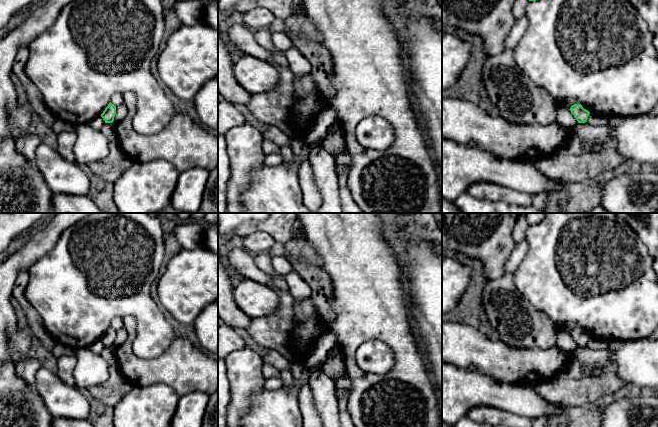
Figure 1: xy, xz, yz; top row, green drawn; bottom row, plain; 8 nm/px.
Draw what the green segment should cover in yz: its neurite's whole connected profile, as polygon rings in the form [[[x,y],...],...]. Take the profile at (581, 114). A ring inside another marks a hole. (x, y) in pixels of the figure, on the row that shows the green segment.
[[[574,104],[569,109],[571,113],[574,115],[578,123],[587,122],[588,116],[590,112],[582,107],[581,104]]]

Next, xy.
[[[110,102],[101,114],[101,117],[103,118],[105,123],[112,123],[114,121],[115,114],[116,106]]]

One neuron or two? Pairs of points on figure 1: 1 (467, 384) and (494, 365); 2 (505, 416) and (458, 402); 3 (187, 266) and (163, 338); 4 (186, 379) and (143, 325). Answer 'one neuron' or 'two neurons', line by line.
1: two neurons
2: two neurons
3: two neurons
4: two neurons

